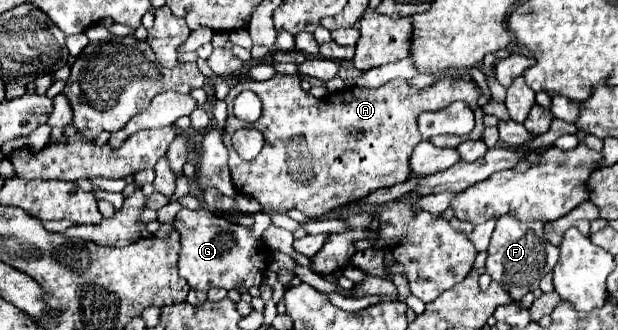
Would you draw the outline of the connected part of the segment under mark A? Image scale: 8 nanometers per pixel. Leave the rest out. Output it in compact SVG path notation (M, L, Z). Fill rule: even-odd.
M274 74L270 80L264 82L238 82L236 88L232 88L226 96L226 104L228 104L228 124L224 128L224 138L226 138L226 148L230 152L230 174L232 174L232 182L238 188L238 194L250 196L254 200L258 200L258 204L262 206L262 212L282 212L286 214L288 210L300 210L310 218L318 218L328 214L330 210L336 210L344 204L352 204L358 202L360 198L366 198L370 192L378 190L378 188L390 188L394 184L406 182L410 176L410 156L414 146L422 140L418 126L416 126L416 118L418 114L426 112L426 110L442 110L448 104L462 100L470 106L470 110L476 116L476 126L468 136L434 136L430 138L430 142L434 146L440 148L456 148L458 144L466 142L466 140L480 140L482 138L482 116L484 112L478 108L476 100L478 100L478 86L470 80L450 80L444 78L424 90L416 90L412 86L408 86L406 80L390 80L380 88L342 88L338 92L326 94L324 98L314 98L310 92L304 92L300 86L300 74ZM242 90L252 90L260 100L262 100L262 116L256 122L242 122L232 114L232 100L242 92ZM240 128L256 128L266 136L266 144L260 152L260 156L254 162L244 162L240 160L238 154L234 154L232 144L230 144L230 136L240 130ZM358 132L364 134L362 140L358 140Z

